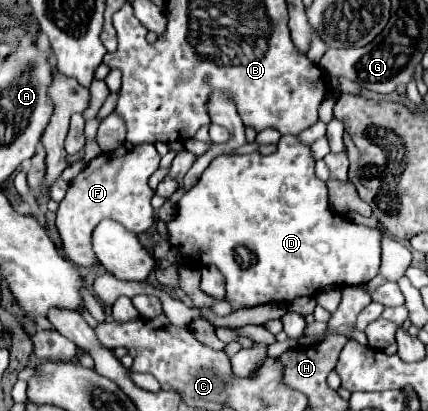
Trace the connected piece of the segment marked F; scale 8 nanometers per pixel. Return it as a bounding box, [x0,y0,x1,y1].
[55,142,161,268]

